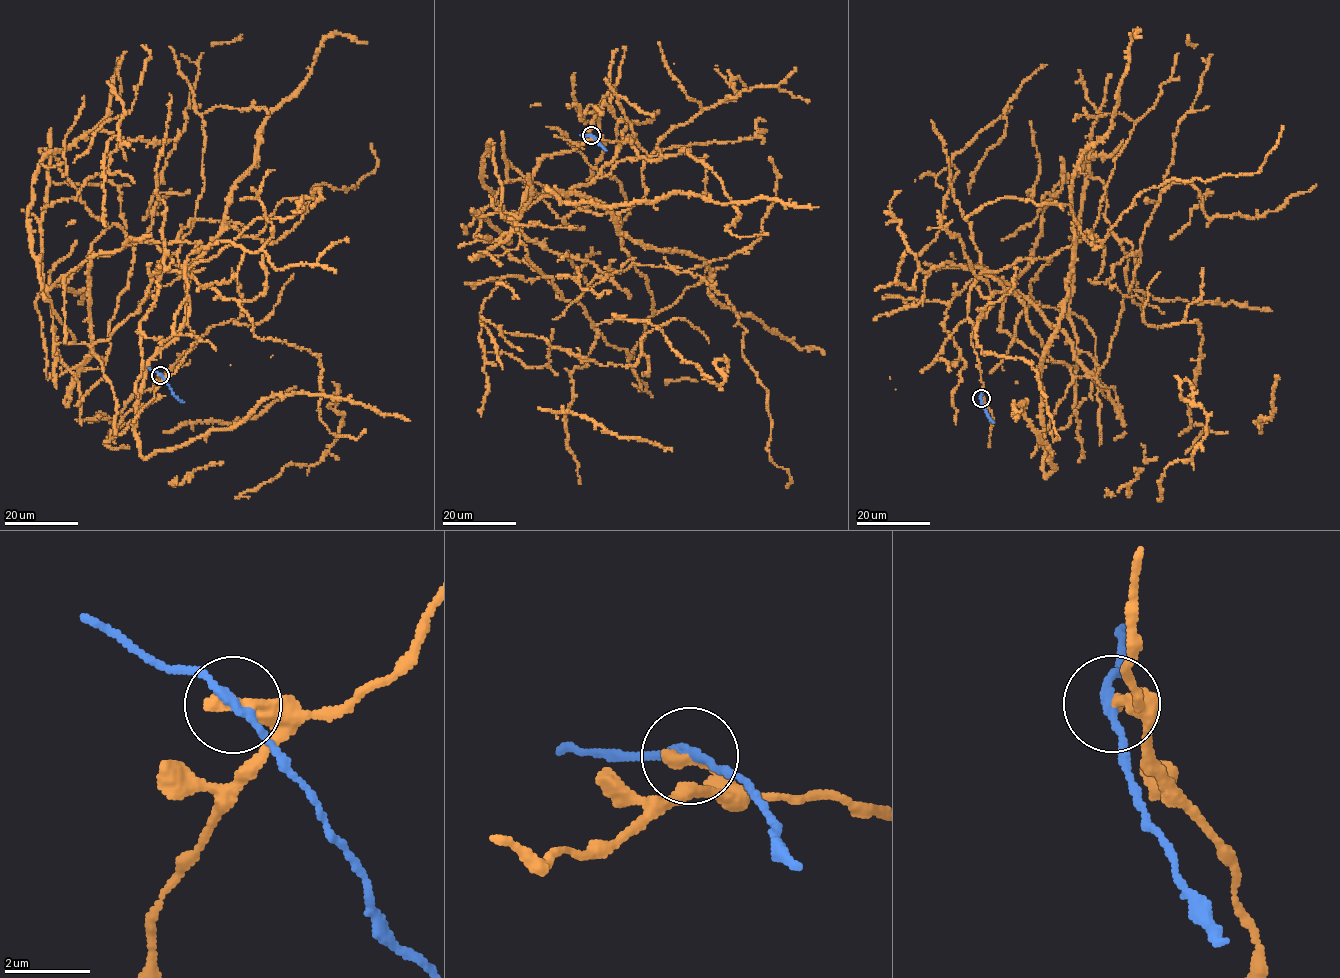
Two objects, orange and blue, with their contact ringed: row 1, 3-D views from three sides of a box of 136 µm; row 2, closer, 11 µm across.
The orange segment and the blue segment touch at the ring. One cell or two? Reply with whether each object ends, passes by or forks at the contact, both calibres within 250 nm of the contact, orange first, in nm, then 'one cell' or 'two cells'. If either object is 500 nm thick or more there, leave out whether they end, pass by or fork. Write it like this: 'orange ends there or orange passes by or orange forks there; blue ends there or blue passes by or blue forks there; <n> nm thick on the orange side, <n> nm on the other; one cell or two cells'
orange ends there; blue passes by; 320 nm thick on the orange side, 190 nm on the other; two cells

